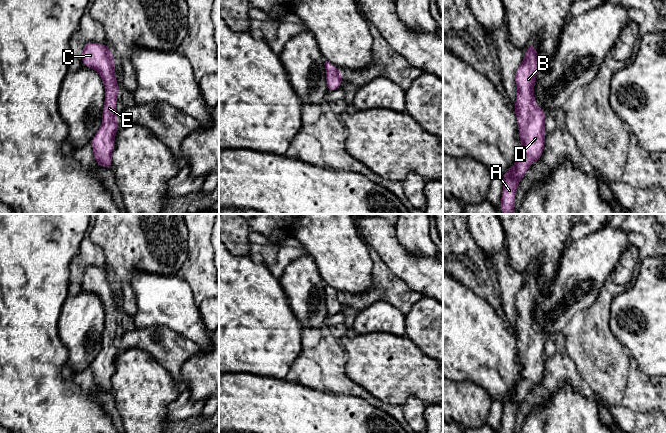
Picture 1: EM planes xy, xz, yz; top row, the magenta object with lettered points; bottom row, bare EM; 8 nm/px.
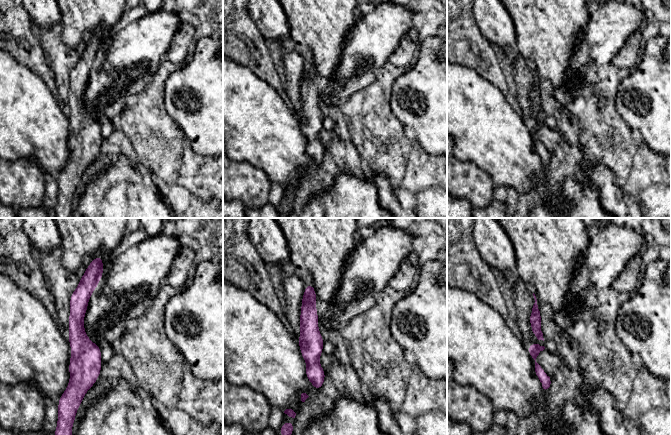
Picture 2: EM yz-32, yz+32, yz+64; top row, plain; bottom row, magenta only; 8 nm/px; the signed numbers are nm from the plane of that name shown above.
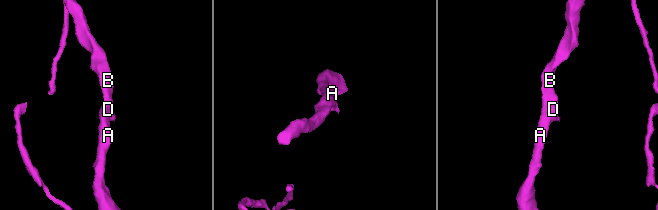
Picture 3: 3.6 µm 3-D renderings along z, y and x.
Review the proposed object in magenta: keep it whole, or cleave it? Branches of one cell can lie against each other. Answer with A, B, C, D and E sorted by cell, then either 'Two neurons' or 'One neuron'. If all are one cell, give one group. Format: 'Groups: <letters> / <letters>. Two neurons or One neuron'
Groups: A B C D E. One neuron

